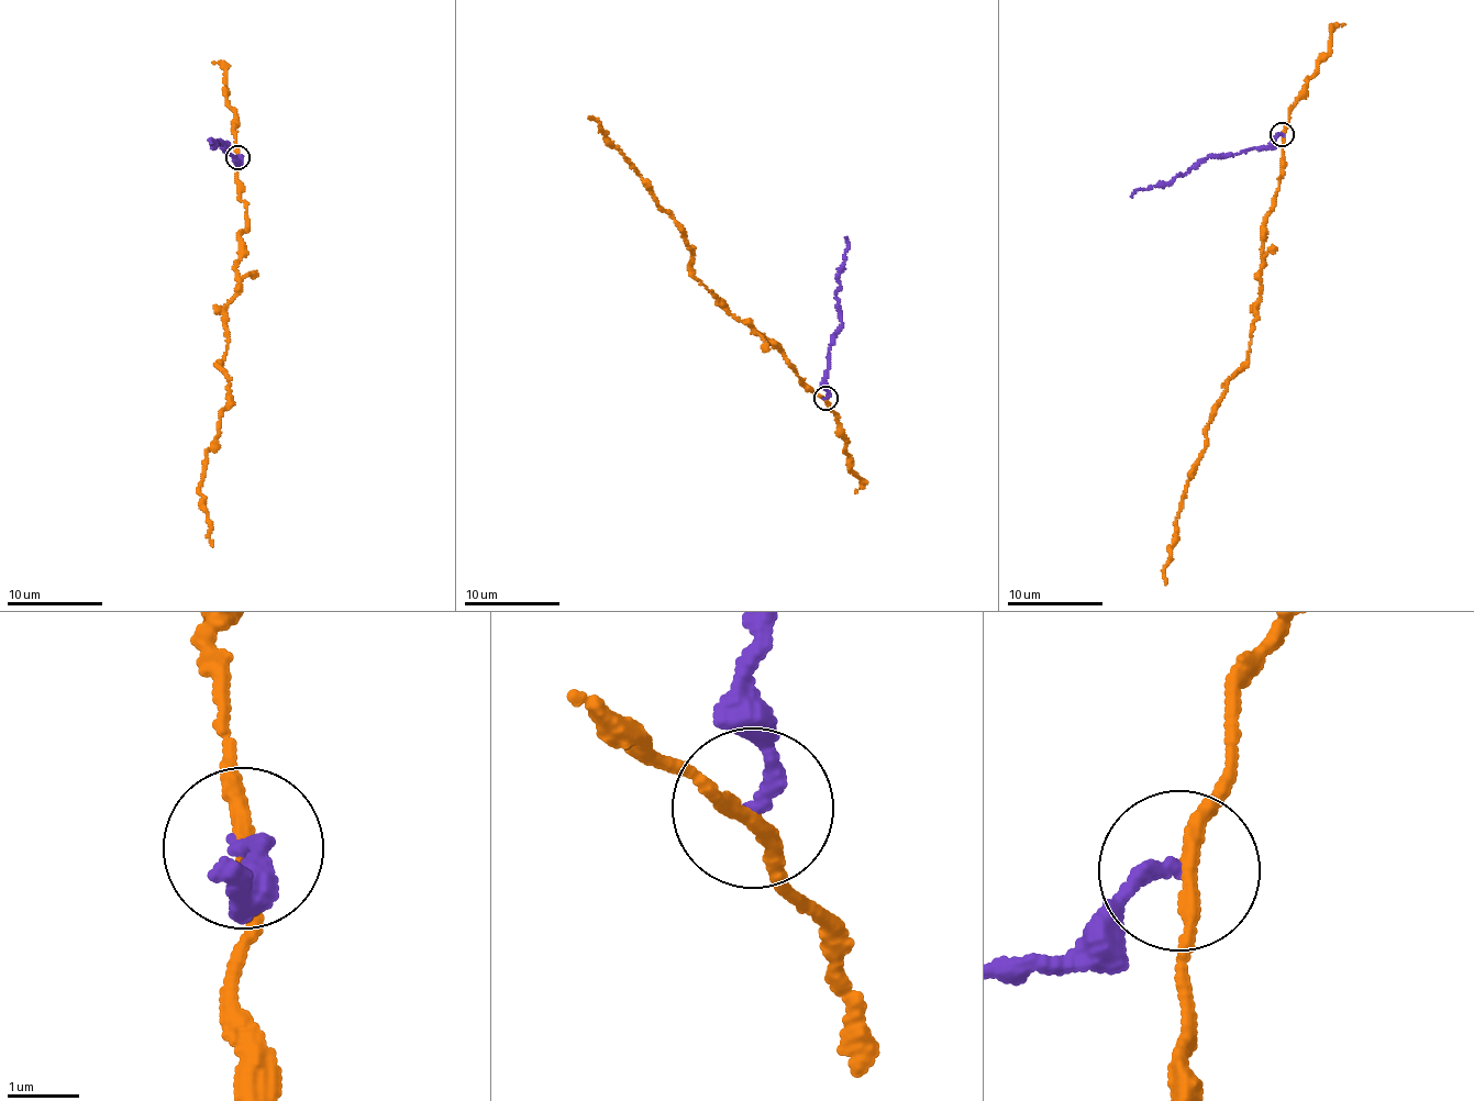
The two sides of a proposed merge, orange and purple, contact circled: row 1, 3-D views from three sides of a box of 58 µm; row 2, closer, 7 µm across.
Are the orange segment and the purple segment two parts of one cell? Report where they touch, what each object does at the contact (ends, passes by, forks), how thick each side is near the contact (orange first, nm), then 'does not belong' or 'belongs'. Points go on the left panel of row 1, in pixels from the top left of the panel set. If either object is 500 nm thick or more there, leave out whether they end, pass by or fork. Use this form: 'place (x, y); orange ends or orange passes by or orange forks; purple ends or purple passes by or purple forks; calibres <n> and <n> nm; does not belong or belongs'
place (237, 157); orange passes by; purple ends; calibres 200 and 200 nm; does not belong

